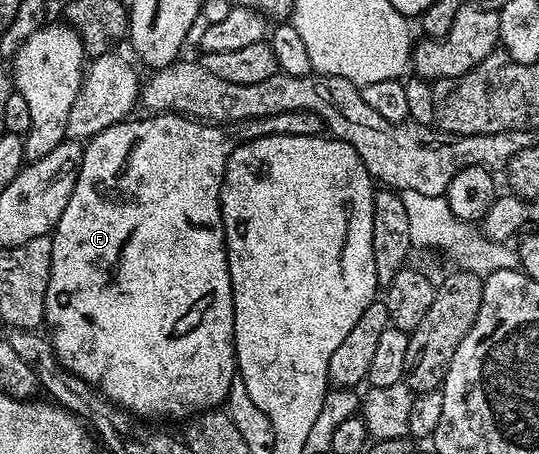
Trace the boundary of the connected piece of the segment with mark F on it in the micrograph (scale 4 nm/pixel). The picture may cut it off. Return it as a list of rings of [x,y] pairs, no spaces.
[[[151,113],[148,119],[128,118],[122,123],[115,123],[109,129],[97,133],[83,147],[83,158],[79,160],[79,176],[73,185],[73,193],[69,197],[69,205],[65,205],[65,213],[57,221],[55,230],[50,236],[51,240],[51,268],[49,269],[49,285],[45,289],[45,320],[46,330],[49,332],[51,346],[55,348],[55,355],[59,363],[66,371],[71,371],[77,377],[81,377],[96,391],[100,391],[106,399],[113,400],[124,411],[130,411],[132,415],[143,421],[155,421],[151,419],[180,419],[186,421],[192,415],[198,415],[201,411],[210,411],[226,404],[230,385],[237,378],[237,364],[235,362],[235,306],[233,305],[233,289],[229,277],[229,265],[227,264],[227,242],[223,239],[223,181],[227,178],[227,163],[231,155],[244,142],[245,135],[231,125],[216,125],[210,121],[200,121],[194,117],[188,117],[182,113]]]

